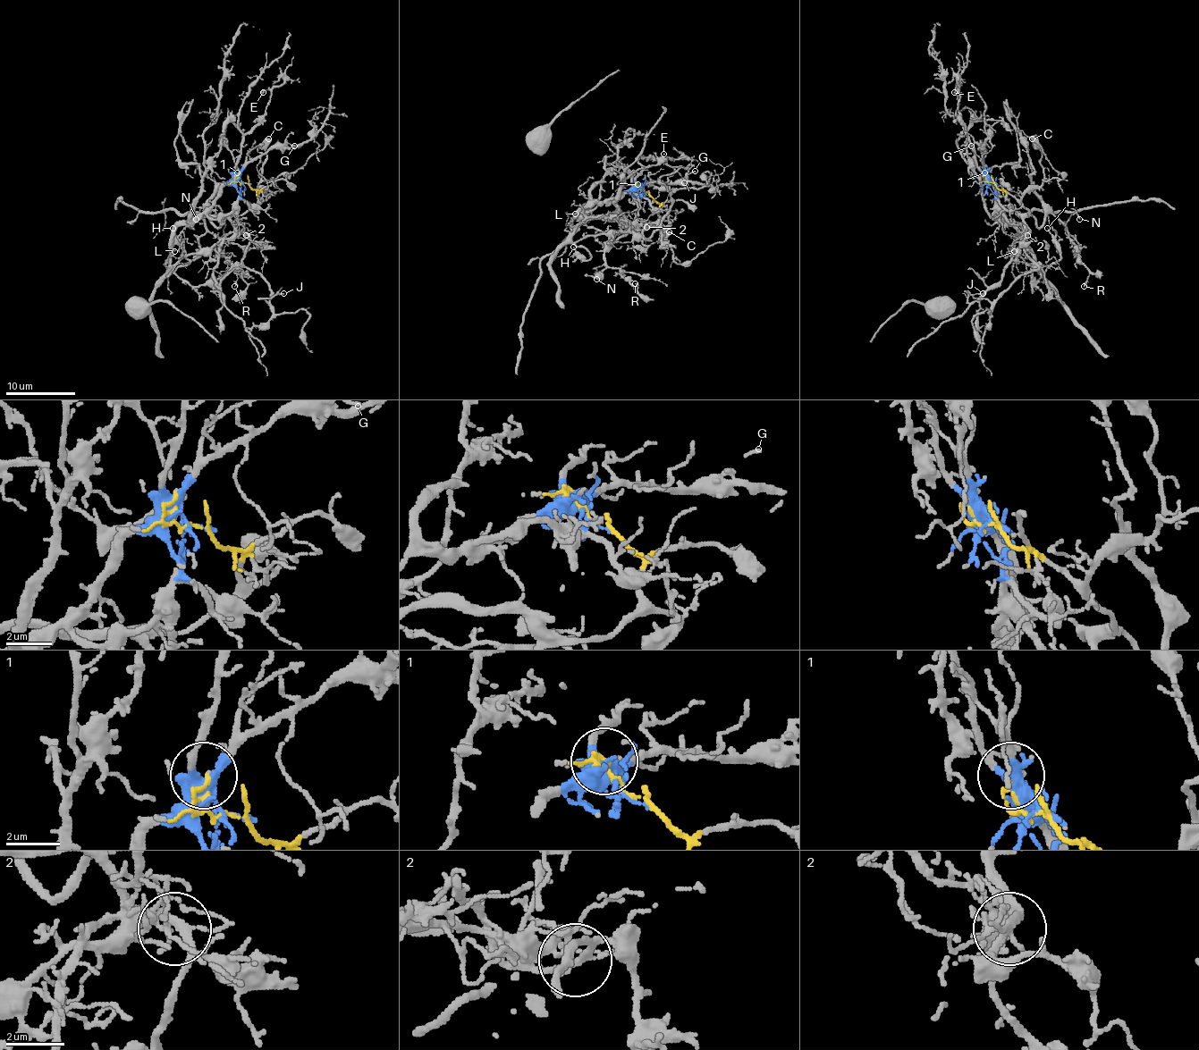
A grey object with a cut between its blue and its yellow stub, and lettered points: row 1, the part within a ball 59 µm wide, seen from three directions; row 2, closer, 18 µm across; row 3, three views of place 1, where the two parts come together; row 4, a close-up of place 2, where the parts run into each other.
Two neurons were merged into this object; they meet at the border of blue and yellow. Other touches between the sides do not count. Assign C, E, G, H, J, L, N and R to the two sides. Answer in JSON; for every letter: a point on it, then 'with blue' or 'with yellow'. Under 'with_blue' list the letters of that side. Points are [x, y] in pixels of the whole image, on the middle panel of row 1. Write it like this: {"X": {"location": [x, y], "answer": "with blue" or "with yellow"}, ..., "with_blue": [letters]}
{"C": {"location": [669, 231], "answer": "with yellow"}, "E": {"location": [663, 154], "answer": "with blue"}, "G": {"location": [695, 171], "answer": "with blue"}, "H": {"location": [573, 247], "answer": "with blue"}, "J": {"location": [684, 182], "answer": "with yellow"}, "L": {"location": [575, 214], "answer": "with blue"}, "N": {"location": [596, 279], "answer": "with yellow"}, "R": {"location": [635, 283], "answer": "with yellow"}, "with_blue": ["E", "G", "H", "L"]}

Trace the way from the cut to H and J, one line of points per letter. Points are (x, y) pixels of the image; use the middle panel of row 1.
H: (646, 195), (628, 191), (608, 199), (591, 201), (574, 217), (572, 241), (591, 256), (584, 260), (574, 247)
J: (646, 195), (659, 217), (631, 227), (650, 224), (646, 238), (671, 205), (659, 180), (678, 172), (685, 182)

